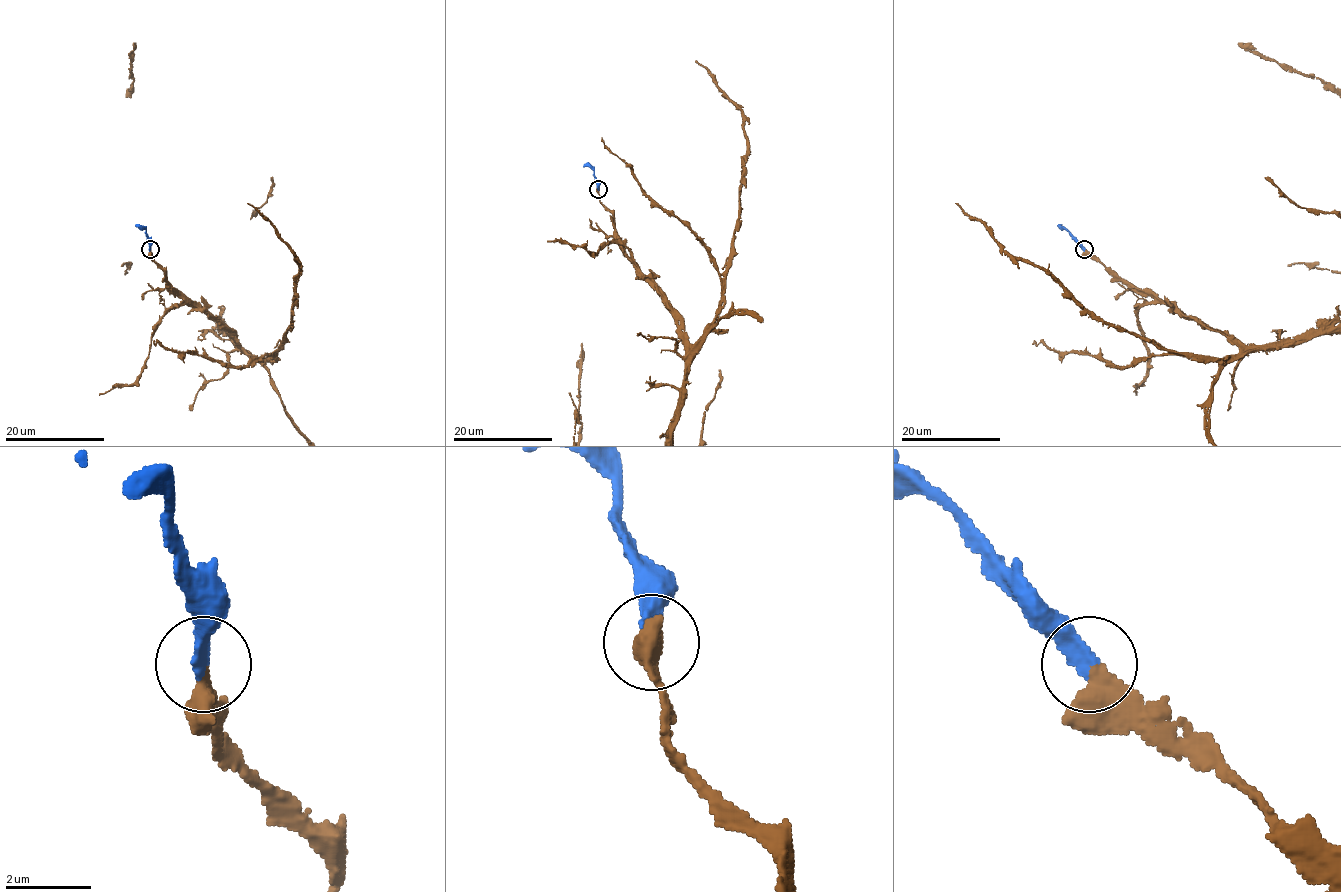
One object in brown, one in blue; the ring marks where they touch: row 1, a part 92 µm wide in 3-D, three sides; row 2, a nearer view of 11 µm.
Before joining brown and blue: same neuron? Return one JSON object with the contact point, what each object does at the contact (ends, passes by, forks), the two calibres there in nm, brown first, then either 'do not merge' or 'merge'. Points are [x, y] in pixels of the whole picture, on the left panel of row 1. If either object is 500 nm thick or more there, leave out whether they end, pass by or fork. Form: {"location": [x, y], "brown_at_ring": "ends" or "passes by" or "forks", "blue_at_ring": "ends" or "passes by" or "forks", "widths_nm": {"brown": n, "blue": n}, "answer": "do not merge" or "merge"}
{"location": [150, 249], "brown_at_ring": "ends", "blue_at_ring": "ends", "widths_nm": {"brown": 400, "blue": 360}, "answer": "merge"}

